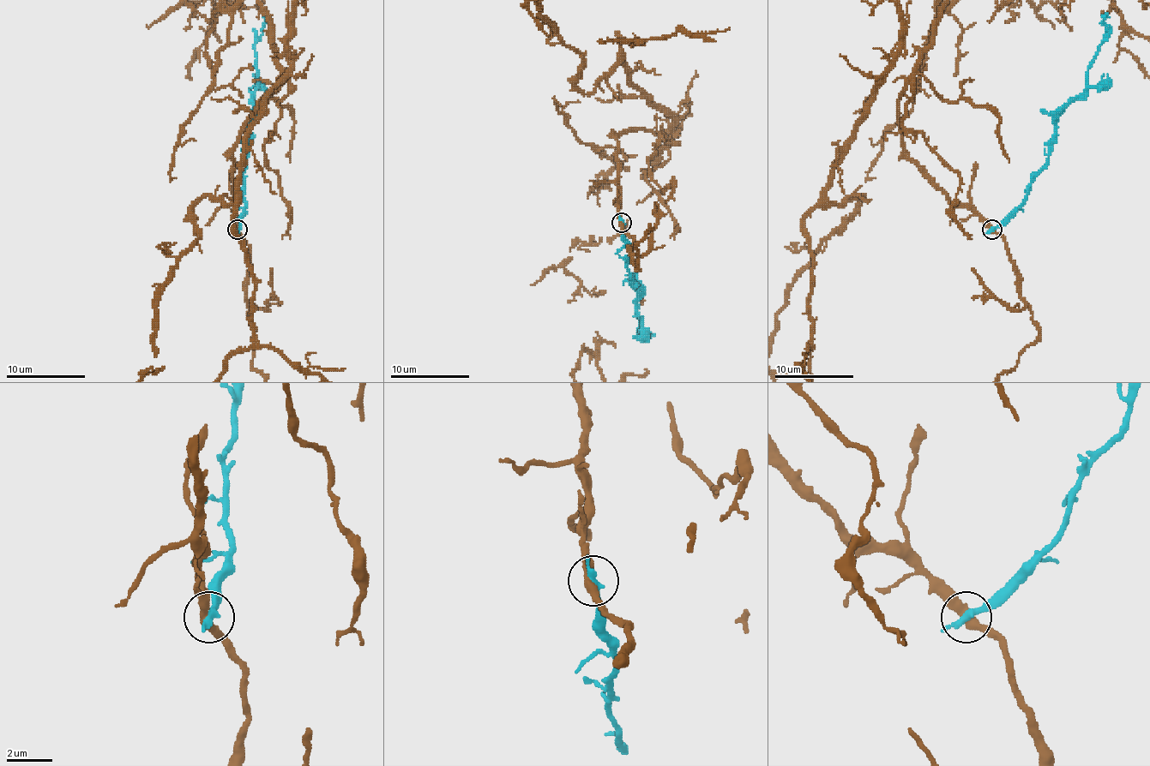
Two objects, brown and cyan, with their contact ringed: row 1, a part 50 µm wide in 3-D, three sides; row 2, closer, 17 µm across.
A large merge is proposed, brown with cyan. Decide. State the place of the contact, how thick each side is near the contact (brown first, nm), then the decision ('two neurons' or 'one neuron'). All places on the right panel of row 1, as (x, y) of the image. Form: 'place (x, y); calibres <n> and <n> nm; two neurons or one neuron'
place (991, 230); calibres 400 and 380 nm; two neurons

